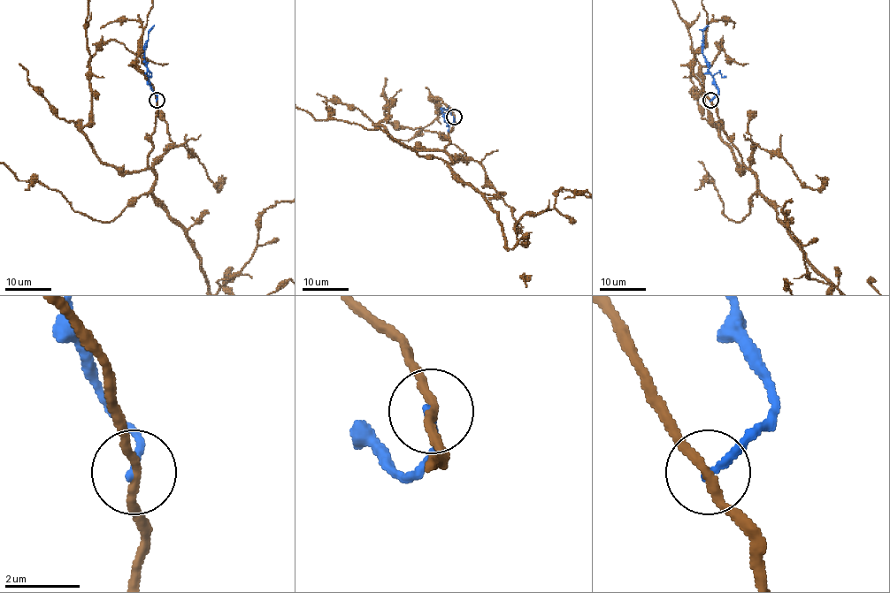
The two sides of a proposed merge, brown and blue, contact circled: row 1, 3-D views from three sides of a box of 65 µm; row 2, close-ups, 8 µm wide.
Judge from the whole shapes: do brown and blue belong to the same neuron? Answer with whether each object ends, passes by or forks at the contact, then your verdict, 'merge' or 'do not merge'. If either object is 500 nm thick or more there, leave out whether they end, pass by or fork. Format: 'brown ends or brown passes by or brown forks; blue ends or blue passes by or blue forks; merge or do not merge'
brown passes by; blue ends; do not merge

